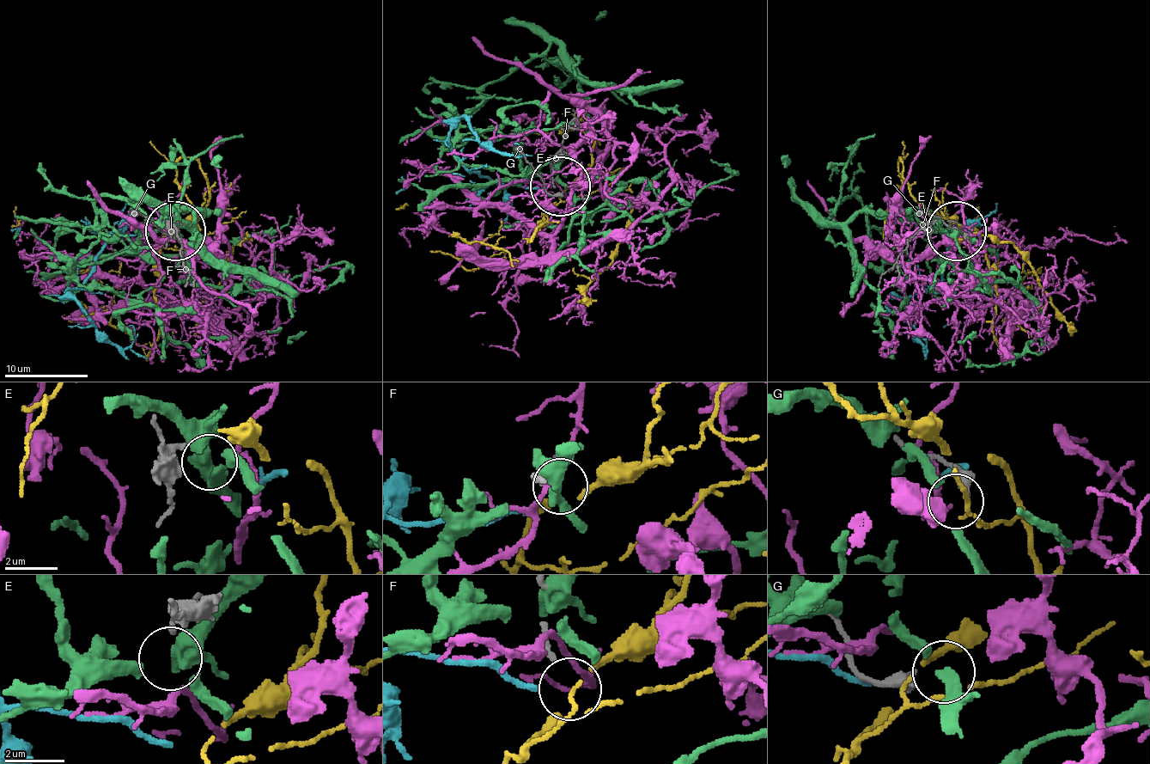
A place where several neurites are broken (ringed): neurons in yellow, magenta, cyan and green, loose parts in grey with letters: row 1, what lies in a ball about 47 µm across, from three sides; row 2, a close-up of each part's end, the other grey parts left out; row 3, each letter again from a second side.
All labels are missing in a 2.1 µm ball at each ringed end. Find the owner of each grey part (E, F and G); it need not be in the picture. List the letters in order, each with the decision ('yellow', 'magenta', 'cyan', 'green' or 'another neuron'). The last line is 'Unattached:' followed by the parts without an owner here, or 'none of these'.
E: magenta
F: yellow
G: another neuron
Unattached: G

